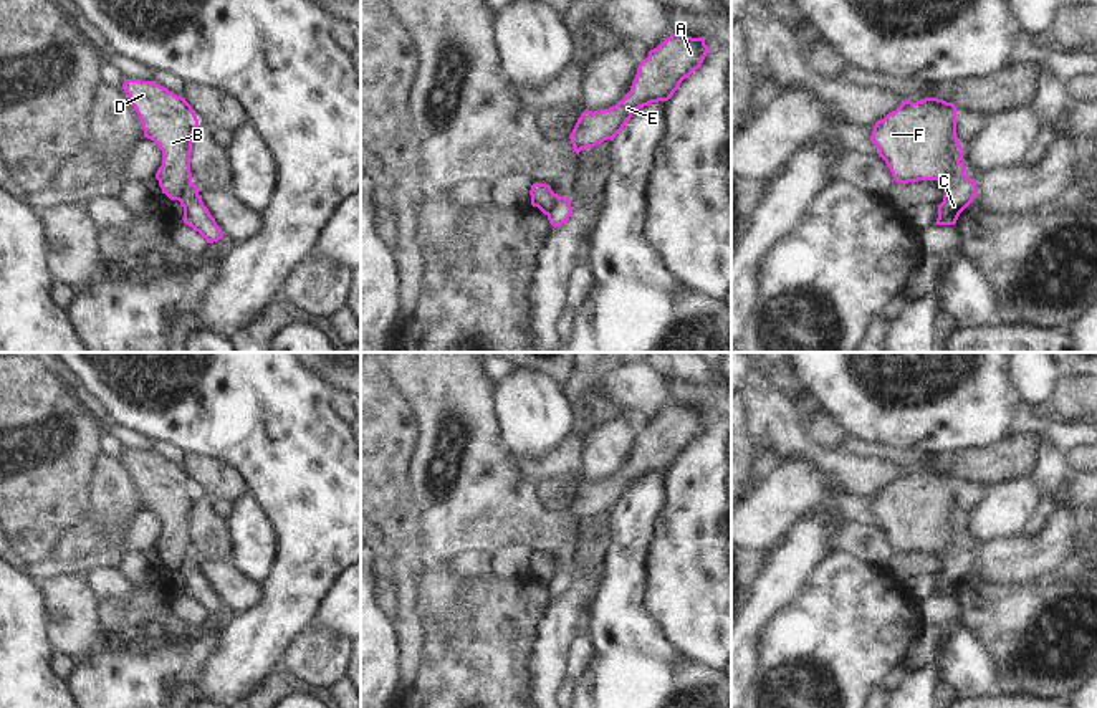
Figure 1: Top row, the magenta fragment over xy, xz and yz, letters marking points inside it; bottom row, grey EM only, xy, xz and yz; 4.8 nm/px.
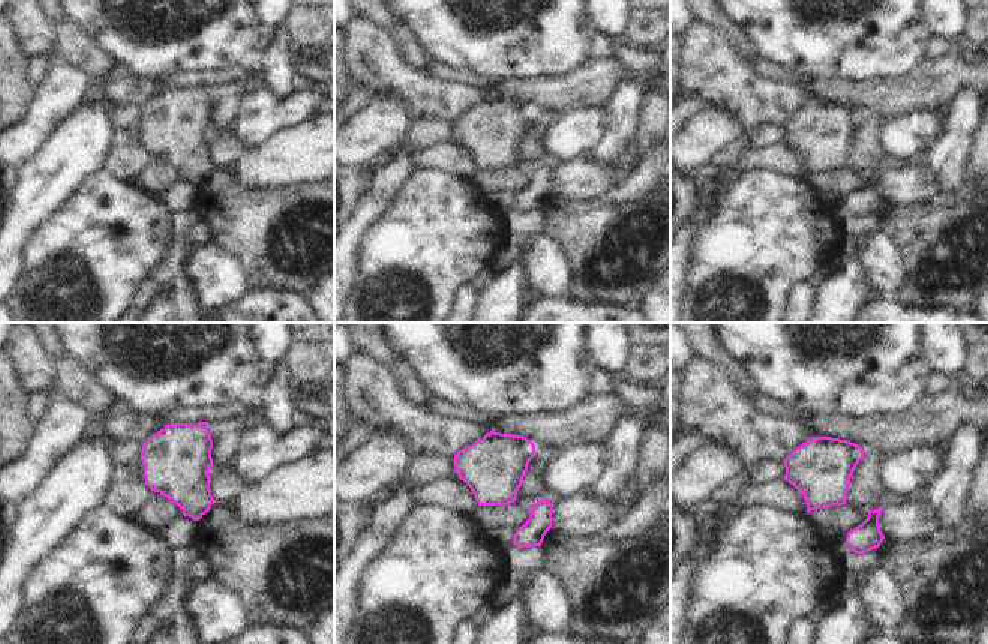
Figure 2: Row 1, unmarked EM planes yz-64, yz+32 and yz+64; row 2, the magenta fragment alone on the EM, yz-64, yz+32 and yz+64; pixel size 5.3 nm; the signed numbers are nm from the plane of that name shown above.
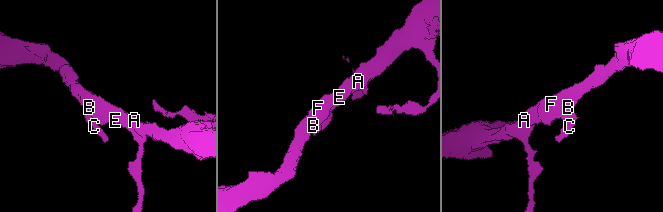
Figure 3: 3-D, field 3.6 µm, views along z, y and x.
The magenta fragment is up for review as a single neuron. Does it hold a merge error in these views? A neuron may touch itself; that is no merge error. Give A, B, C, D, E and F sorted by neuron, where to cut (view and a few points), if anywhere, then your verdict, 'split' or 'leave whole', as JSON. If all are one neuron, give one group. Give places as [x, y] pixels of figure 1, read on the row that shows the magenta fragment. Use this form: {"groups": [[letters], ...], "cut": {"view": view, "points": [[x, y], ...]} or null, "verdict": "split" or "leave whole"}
{"groups": [["A", "B", "D", "E", "F"], ["C"]], "cut": {"view": "yz", "points": [[963, 172], [945, 187]]}, "verdict": "split"}

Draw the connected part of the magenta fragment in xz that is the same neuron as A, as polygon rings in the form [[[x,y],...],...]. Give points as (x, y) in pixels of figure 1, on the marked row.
[[[672,33],[639,65],[630,91],[622,101],[609,109],[586,109],[581,114],[569,136],[574,152],[579,155],[586,147],[614,141],[637,109],[668,101],[680,83],[702,66],[708,51],[705,36]]]

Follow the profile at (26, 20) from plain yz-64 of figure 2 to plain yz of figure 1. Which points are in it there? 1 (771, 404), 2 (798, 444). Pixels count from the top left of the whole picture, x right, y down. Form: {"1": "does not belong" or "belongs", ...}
{"1": "belongs", "2": "belongs"}

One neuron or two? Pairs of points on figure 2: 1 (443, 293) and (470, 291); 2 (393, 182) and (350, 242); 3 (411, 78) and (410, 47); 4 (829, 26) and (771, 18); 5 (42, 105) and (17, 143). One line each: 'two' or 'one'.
1: two
2: one
3: two
4: one
5: one

